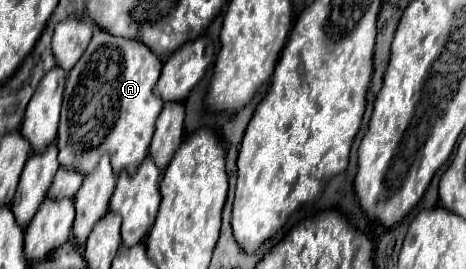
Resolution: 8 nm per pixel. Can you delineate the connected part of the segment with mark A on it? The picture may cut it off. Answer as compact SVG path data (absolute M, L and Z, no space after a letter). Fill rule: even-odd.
M105 29L95 31L85 55L67 77L57 135L59 163L87 175L101 155L109 153L115 173L123 169L137 171L147 155L155 121L163 107L163 101L153 91L161 67L163 61L141 41L113 37Z

